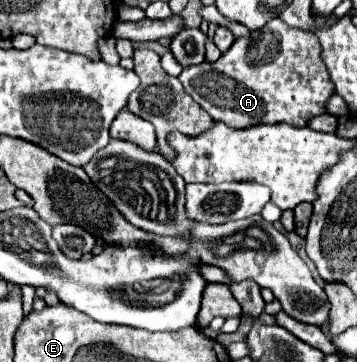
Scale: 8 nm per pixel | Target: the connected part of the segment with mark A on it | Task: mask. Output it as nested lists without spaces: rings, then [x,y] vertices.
[[[272,18],[262,30],[252,32],[250,38],[238,38],[216,62],[184,68],[180,82],[214,120],[232,128],[276,122],[306,126],[312,116],[324,112],[328,98],[334,94],[324,62],[320,60],[316,36],[288,28],[278,18]]]

